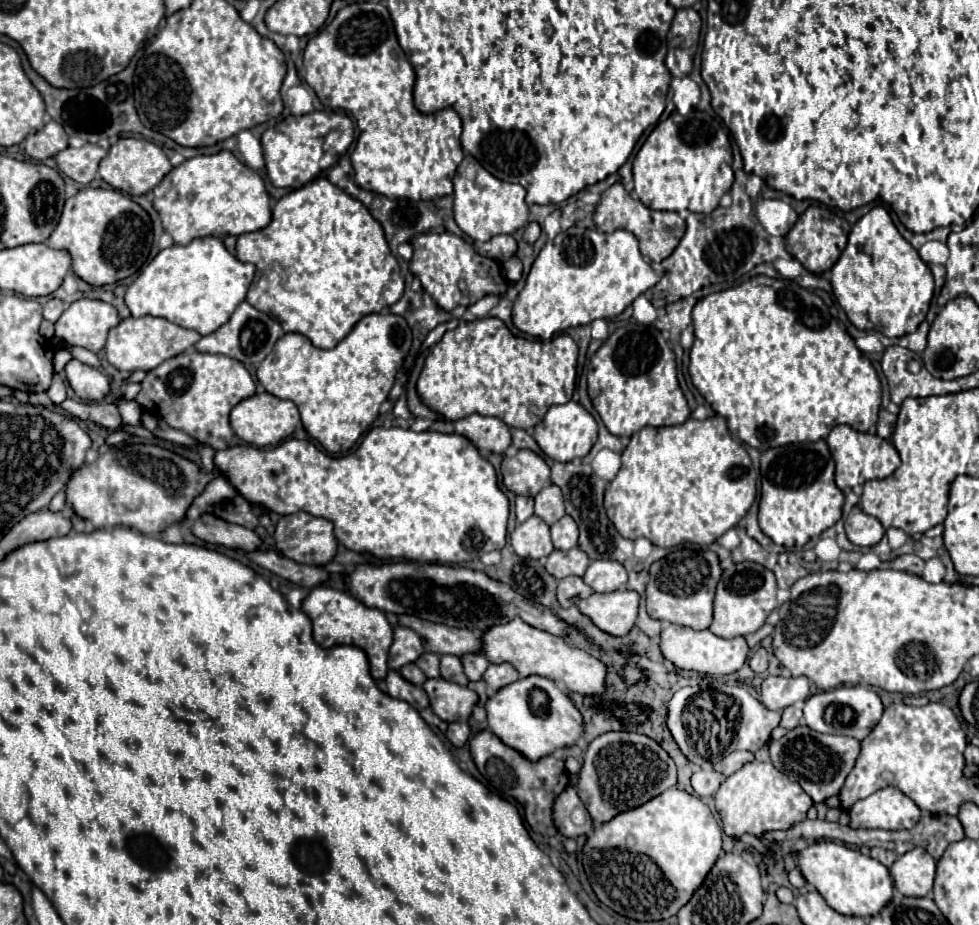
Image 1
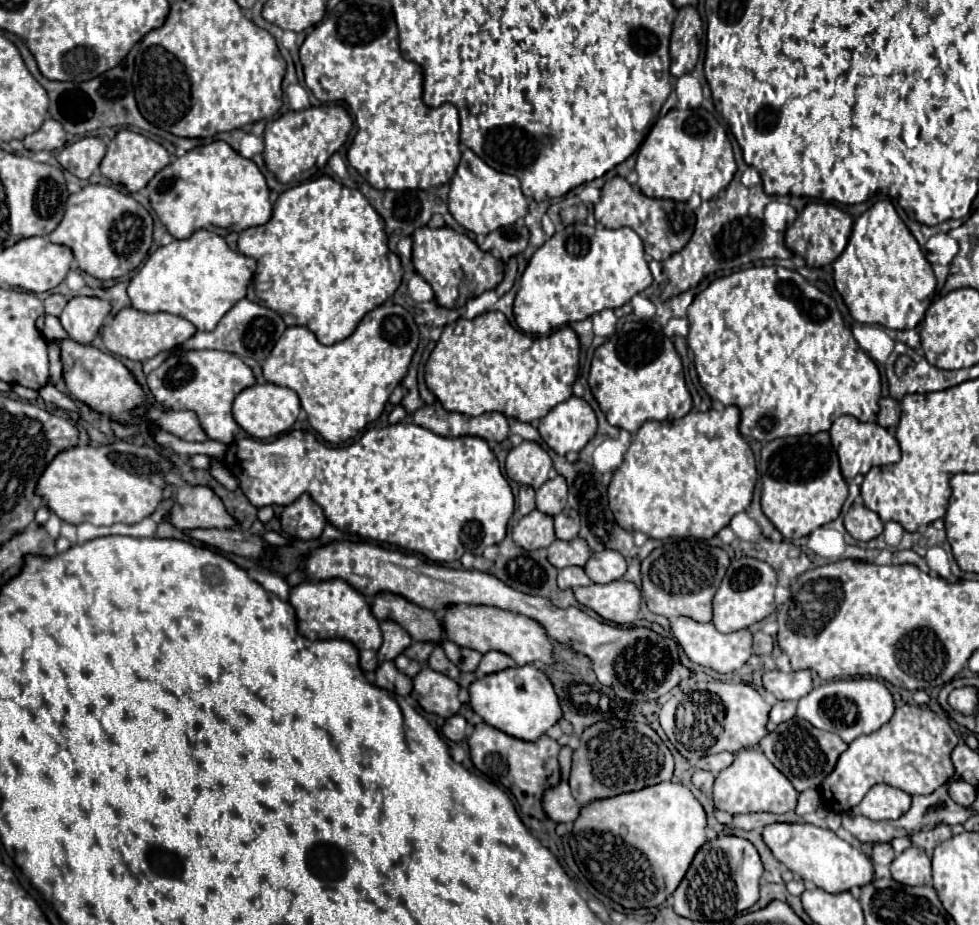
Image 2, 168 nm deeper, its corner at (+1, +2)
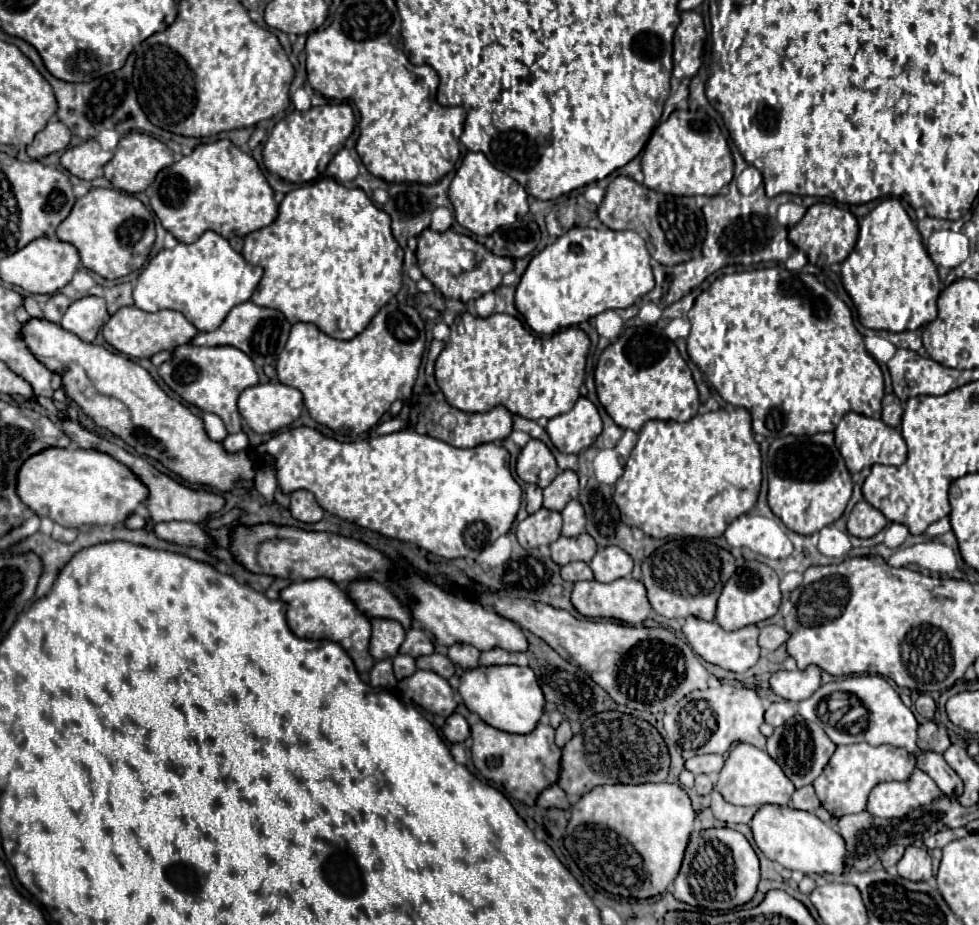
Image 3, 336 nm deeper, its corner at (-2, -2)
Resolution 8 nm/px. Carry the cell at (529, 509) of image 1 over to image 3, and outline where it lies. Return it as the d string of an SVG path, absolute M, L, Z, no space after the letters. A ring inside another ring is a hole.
M530 484L526 488L526 510L528 514L534 514L540 508L542 508L542 488L536 484Z

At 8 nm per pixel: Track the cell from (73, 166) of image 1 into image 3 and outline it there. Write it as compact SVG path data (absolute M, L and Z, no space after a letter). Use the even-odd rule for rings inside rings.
M88 140L76 148L68 148L60 162L62 166L82 178L82 180L94 180L96 176L102 174L102 166L112 158L110 150L104 150L96 140Z

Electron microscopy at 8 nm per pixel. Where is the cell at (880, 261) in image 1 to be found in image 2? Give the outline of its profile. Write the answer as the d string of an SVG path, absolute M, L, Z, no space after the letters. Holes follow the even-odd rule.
M889 200L875 202L865 214L861 214L855 224L847 248L843 254L833 262L833 280L837 292L843 296L845 306L849 308L851 316L861 324L879 324L891 330L909 330L915 328L927 308L931 306L935 294L935 274L931 264L927 262L925 254L921 252L917 240L907 230L903 220L899 218L895 206Z

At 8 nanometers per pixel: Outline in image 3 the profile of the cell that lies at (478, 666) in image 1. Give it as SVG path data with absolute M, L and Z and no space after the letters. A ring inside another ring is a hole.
M452 644L450 646L450 652L448 652L448 658L462 666L464 670L472 670L478 666L478 658L480 658L480 650L470 646L470 644Z

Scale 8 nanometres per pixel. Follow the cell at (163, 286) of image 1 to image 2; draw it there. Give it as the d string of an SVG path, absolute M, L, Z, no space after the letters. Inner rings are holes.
M197 230L185 240L157 248L127 286L131 306L141 312L167 312L189 320L197 330L213 330L219 320L245 298L255 260L233 252L227 242L209 230Z

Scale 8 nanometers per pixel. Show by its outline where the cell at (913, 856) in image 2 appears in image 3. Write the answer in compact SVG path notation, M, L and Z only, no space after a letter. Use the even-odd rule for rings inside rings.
M908 846L904 856L898 862L898 874L906 880L930 880L932 878L932 860L926 848Z

